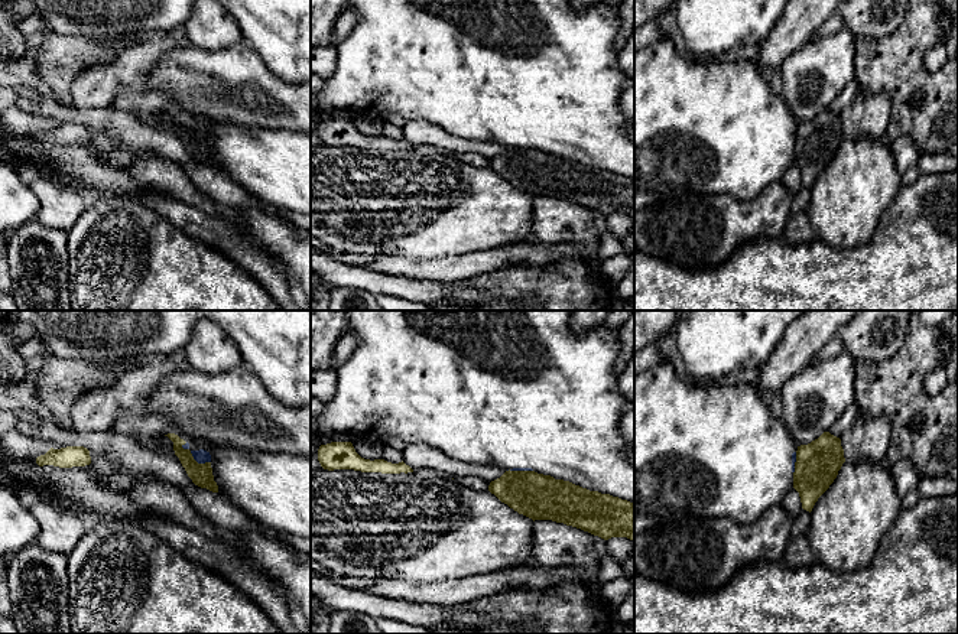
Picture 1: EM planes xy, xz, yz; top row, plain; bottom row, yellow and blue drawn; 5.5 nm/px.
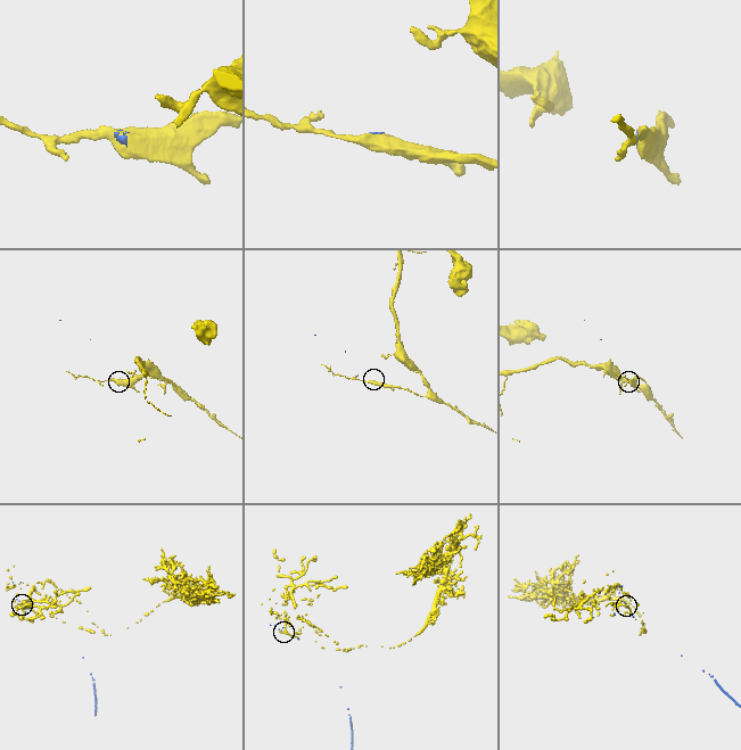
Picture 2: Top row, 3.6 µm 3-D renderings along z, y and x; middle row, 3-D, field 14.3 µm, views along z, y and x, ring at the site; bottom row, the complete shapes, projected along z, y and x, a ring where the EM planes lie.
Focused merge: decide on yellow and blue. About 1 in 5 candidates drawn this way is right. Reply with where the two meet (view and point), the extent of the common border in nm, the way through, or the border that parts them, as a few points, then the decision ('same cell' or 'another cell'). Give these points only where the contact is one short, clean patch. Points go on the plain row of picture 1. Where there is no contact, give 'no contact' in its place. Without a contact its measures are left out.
contact xy (192, 135); length 190 nm; another cell

